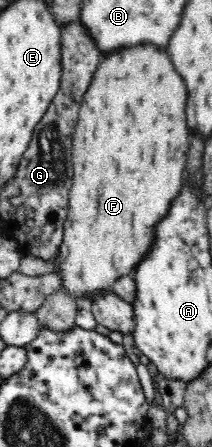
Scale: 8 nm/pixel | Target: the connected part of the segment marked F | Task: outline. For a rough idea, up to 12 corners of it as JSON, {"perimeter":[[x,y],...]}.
{"perimeter":[[152,43],[100,61],[73,135],[61,273],[94,303],[186,174],[186,85]]}

